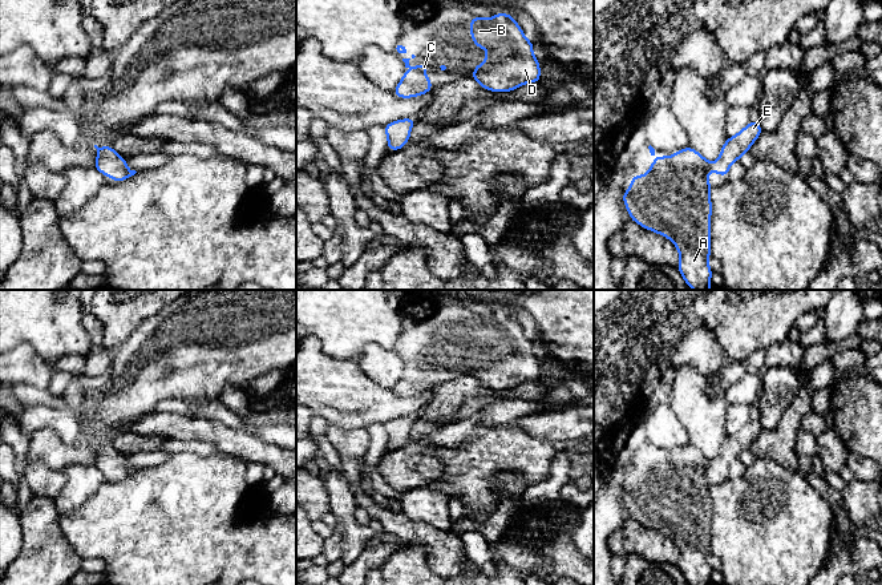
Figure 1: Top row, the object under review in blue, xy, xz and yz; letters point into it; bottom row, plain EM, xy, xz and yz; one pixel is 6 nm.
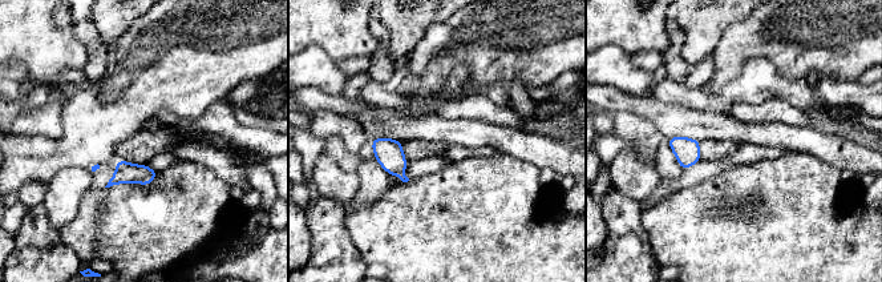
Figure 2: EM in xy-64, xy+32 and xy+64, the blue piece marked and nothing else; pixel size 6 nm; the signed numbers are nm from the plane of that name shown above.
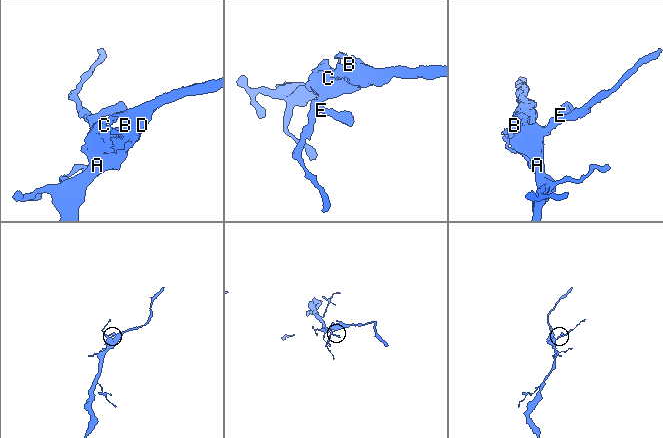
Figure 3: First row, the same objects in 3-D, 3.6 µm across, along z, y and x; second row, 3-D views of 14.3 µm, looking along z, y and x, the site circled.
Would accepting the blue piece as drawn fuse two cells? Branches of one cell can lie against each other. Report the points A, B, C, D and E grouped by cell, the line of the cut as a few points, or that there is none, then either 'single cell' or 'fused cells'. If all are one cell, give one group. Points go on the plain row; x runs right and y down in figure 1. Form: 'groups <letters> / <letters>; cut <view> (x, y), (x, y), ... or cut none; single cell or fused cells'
groups A B C D E; cut none; single cell

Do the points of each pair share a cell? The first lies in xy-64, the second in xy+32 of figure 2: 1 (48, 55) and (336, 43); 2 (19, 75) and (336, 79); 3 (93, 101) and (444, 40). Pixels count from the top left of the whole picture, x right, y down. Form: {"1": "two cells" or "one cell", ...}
{"1": "one cell", "2": "one cell", "3": "one cell"}

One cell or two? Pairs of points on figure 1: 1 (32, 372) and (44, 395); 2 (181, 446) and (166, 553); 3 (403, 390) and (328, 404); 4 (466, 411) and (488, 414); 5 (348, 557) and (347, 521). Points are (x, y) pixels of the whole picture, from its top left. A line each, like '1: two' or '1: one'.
1: two
2: two
3: two
4: two
5: one

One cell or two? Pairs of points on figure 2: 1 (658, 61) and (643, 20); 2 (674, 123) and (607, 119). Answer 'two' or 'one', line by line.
1: two
2: two

